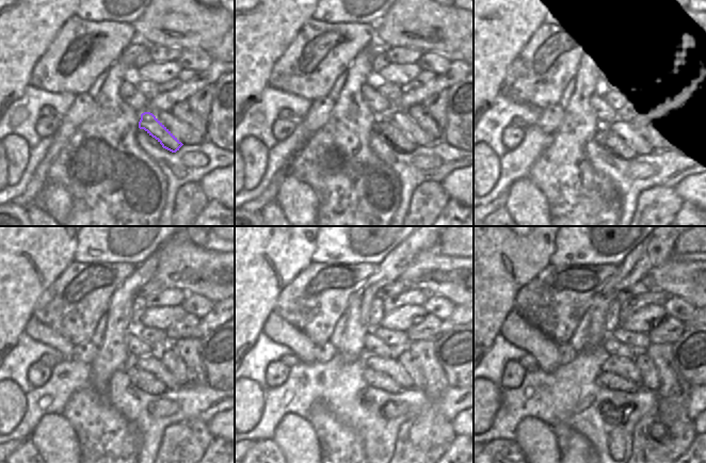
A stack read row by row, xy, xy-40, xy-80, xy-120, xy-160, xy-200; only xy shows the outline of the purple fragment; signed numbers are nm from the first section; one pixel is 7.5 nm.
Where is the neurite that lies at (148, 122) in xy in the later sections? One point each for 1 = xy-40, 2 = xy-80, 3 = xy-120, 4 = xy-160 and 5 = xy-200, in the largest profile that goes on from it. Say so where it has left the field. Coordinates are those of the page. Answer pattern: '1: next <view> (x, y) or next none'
1: next xy-40 (395, 134)
2: next xy-80 (631, 141)
3: next xy-120 (141, 379)
4: next xy-160 (378, 380)
5: next xy-200 (607, 380)

